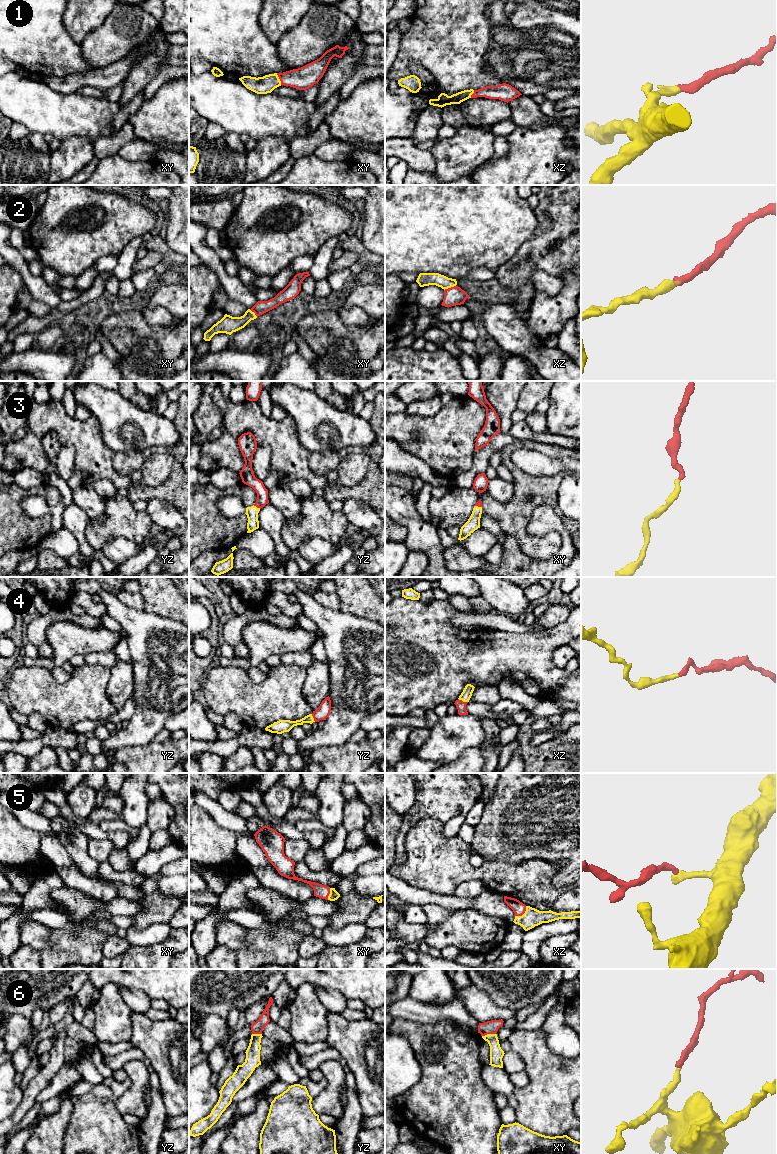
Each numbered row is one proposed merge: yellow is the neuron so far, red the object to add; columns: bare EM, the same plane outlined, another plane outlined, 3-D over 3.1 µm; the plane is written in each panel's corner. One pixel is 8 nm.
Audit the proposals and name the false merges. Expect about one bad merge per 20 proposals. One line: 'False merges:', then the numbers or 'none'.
False merges: none

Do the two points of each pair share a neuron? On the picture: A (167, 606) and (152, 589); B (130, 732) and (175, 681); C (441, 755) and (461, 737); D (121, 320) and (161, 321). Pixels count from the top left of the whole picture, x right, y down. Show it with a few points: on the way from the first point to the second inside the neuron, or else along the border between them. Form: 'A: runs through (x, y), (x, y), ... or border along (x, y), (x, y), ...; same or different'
A: runs through (165, 602), (156, 593); same
B: runs through (143, 719), (147, 715), (147, 708), (162, 693); same
C: runs through (446, 750), (456, 740); same
D: border along (140, 308), (143, 317), (150, 324), (170, 327); different

